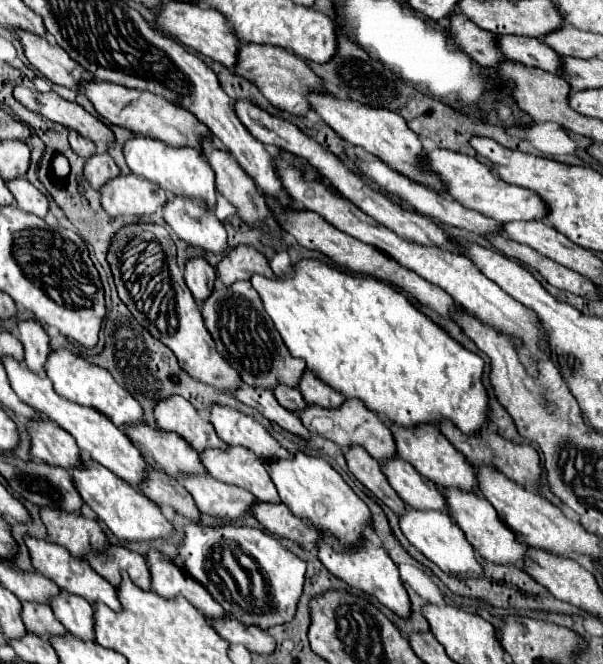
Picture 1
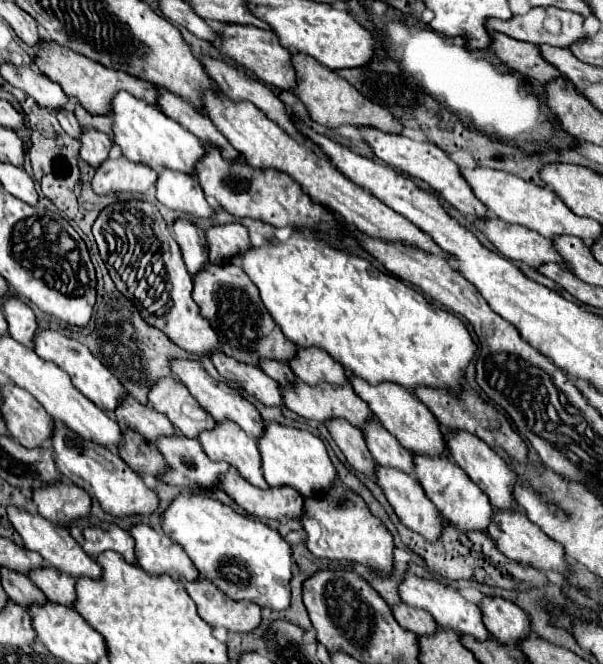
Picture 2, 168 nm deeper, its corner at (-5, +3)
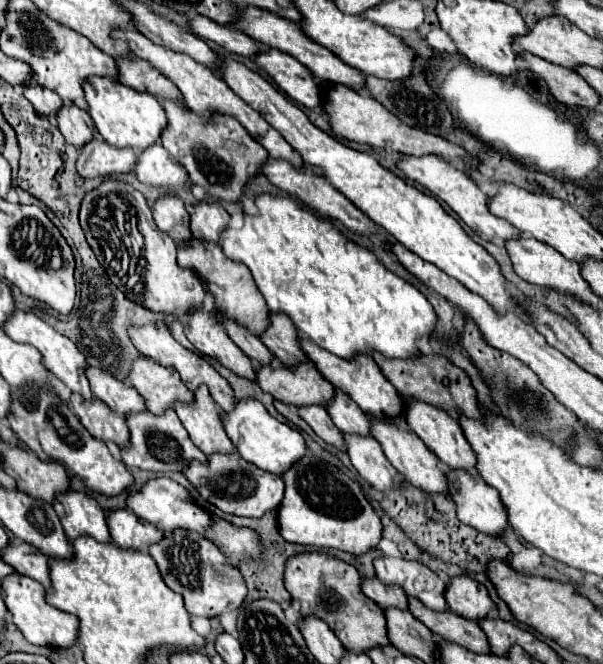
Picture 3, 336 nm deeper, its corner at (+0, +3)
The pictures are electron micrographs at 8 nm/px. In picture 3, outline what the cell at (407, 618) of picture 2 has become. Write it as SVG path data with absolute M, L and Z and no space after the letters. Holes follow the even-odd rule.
M366 578L362 582L364 594L374 600L382 610L388 608L398 608L398 610L408 610L408 596L402 588L398 586L386 586L378 582L378 578Z

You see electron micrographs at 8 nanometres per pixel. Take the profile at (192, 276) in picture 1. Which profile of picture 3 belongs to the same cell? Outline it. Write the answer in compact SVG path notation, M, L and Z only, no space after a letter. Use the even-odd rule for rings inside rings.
M162 196L154 202L152 214L156 220L156 226L170 234L170 238L182 246L188 244L192 238L190 232L190 214L184 208L184 202L174 196Z

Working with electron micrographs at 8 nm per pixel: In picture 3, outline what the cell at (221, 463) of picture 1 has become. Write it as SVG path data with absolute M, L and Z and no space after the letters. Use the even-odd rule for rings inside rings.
M200 386L194 392L194 404L174 406L178 418L190 434L190 440L206 454L234 454L236 446L224 430L222 414L206 386Z

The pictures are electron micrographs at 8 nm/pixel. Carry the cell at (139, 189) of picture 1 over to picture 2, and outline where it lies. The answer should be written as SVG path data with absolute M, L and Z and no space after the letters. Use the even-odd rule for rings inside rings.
M125 156L107 158L93 176L93 192L109 194L109 192L135 192L145 194L155 186L157 172L149 166L139 166L139 162L131 162Z

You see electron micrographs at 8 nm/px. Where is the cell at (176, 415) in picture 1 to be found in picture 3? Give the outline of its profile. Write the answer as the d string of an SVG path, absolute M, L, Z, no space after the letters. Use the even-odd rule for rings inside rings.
M144 356L134 362L128 384L138 390L154 414L164 414L176 402L194 402L194 394L184 386L176 370L158 366Z

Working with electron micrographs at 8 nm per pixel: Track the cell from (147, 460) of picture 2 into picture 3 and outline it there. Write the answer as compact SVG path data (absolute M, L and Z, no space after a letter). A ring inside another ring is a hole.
M72 394L70 398L72 410L80 418L82 426L98 440L102 442L114 442L120 448L126 448L130 444L130 430L126 424L126 418L120 414L114 414L102 400L94 398L86 402L82 396Z

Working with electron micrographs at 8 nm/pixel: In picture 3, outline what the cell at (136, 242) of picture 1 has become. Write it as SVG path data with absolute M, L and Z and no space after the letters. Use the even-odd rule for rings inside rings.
M108 178L88 192L80 208L80 226L108 278L128 300L148 310L166 312L174 320L188 318L190 310L202 308L206 298L202 280L178 266L174 240L158 230L146 198L130 184Z

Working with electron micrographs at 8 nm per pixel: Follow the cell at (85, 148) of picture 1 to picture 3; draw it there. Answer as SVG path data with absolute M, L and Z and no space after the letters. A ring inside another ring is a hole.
M28 84L24 88L24 96L36 106L36 110L48 118L54 118L58 110L62 108L62 100L48 88L42 88L40 84Z

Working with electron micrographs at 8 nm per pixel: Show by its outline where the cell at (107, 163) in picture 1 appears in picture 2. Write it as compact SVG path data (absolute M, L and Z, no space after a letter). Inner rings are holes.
M91 126L83 128L79 142L81 142L81 158L87 160L93 168L97 168L109 156L109 148L111 148L109 136Z

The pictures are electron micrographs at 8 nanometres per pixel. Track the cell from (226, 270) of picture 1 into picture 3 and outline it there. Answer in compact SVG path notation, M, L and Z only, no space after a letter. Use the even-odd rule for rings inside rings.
M198 204L192 212L192 234L202 242L220 242L222 232L228 228L230 214L220 204Z

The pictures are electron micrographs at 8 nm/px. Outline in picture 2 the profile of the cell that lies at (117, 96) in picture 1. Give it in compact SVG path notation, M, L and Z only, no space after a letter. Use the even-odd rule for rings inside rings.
M41 36L41 42L39 42L37 50L35 50L33 64L45 76L55 80L69 98L77 98L79 104L91 114L107 114L113 96L121 88L127 90L129 94L133 94L135 98L141 98L141 100L147 100L147 102L153 102L153 104L157 102L157 90L155 90L155 86L151 82L135 78L135 76L131 76L131 74L127 74L123 70L111 70L111 68L107 68L107 66L103 66L99 62L91 62L89 58L83 58L81 54L75 54L71 48L61 46L61 44L57 44L55 40L51 40L47 36Z

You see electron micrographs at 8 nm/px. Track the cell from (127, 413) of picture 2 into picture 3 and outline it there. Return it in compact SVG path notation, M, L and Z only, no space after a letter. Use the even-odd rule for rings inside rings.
M88 368L86 372L88 372L88 380L90 380L94 396L100 398L112 412L128 416L132 412L148 410L146 402L140 398L140 394L132 386L126 386L124 382L116 380L114 376L98 368Z

